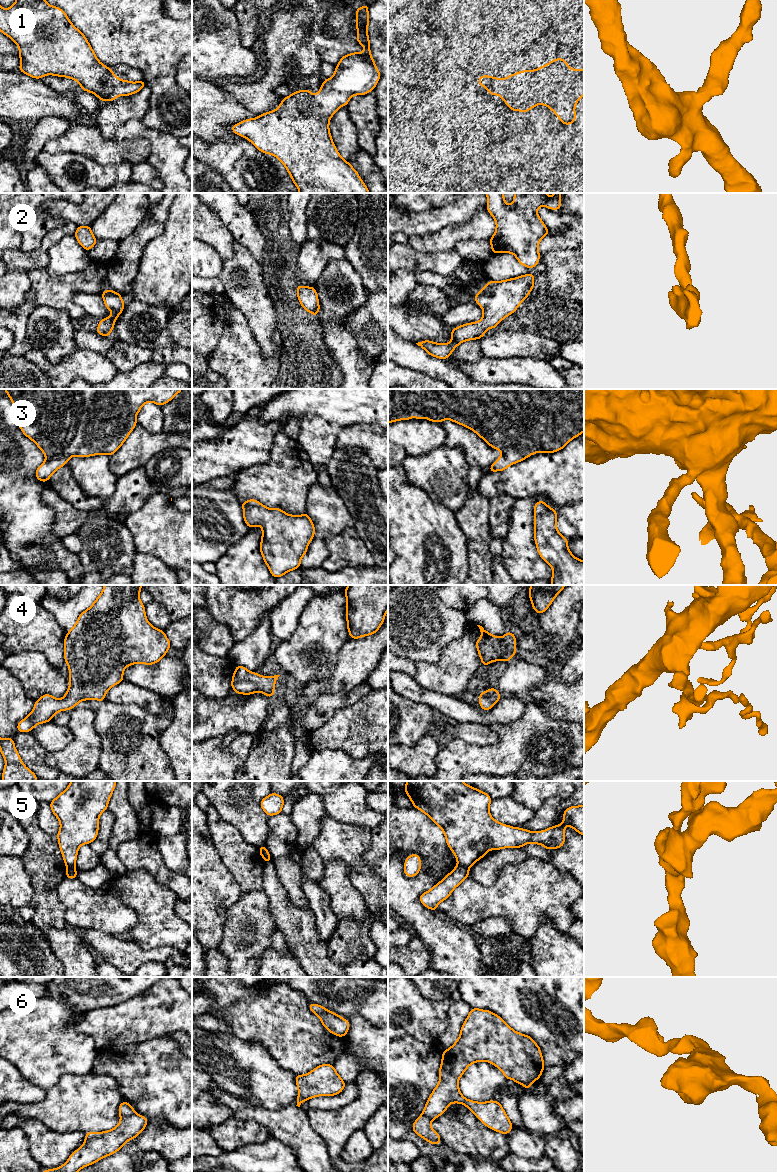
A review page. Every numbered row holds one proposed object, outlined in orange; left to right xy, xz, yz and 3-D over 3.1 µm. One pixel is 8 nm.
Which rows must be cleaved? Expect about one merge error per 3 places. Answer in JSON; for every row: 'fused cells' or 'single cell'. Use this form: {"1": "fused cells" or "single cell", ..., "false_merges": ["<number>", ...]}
{"1": "single cell", "2": "single cell", "3": "single cell", "4": "single cell", "5": "fused cells", "6": "single cell", "false_merges": ["5"]}

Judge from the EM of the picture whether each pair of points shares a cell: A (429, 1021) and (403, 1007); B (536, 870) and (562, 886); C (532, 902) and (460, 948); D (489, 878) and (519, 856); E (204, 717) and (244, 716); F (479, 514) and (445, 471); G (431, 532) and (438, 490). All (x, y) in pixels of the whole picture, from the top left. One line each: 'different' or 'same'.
A: same
B: same
C: different
D: same
E: same
F: different
G: different

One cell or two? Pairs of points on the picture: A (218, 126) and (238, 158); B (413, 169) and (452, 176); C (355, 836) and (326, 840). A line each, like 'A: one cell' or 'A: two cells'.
A: two cells
B: one cell
C: one cell

